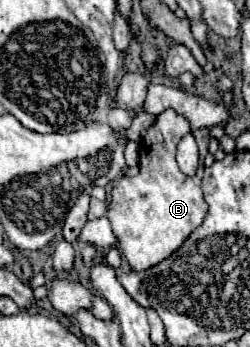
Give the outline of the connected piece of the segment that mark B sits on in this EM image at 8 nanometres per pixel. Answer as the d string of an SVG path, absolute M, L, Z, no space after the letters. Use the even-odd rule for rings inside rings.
M166 110L156 118L156 124L148 130L140 144L140 174L134 178L120 178L112 188L112 202L108 204L108 220L118 236L120 252L132 266L132 270L148 270L166 260L186 238L204 222L208 206L204 202L200 180L204 174L202 160L208 154L208 128L194 132L199 150L199 166L196 176L184 176L176 162L176 144L190 132L190 124L174 110Z

